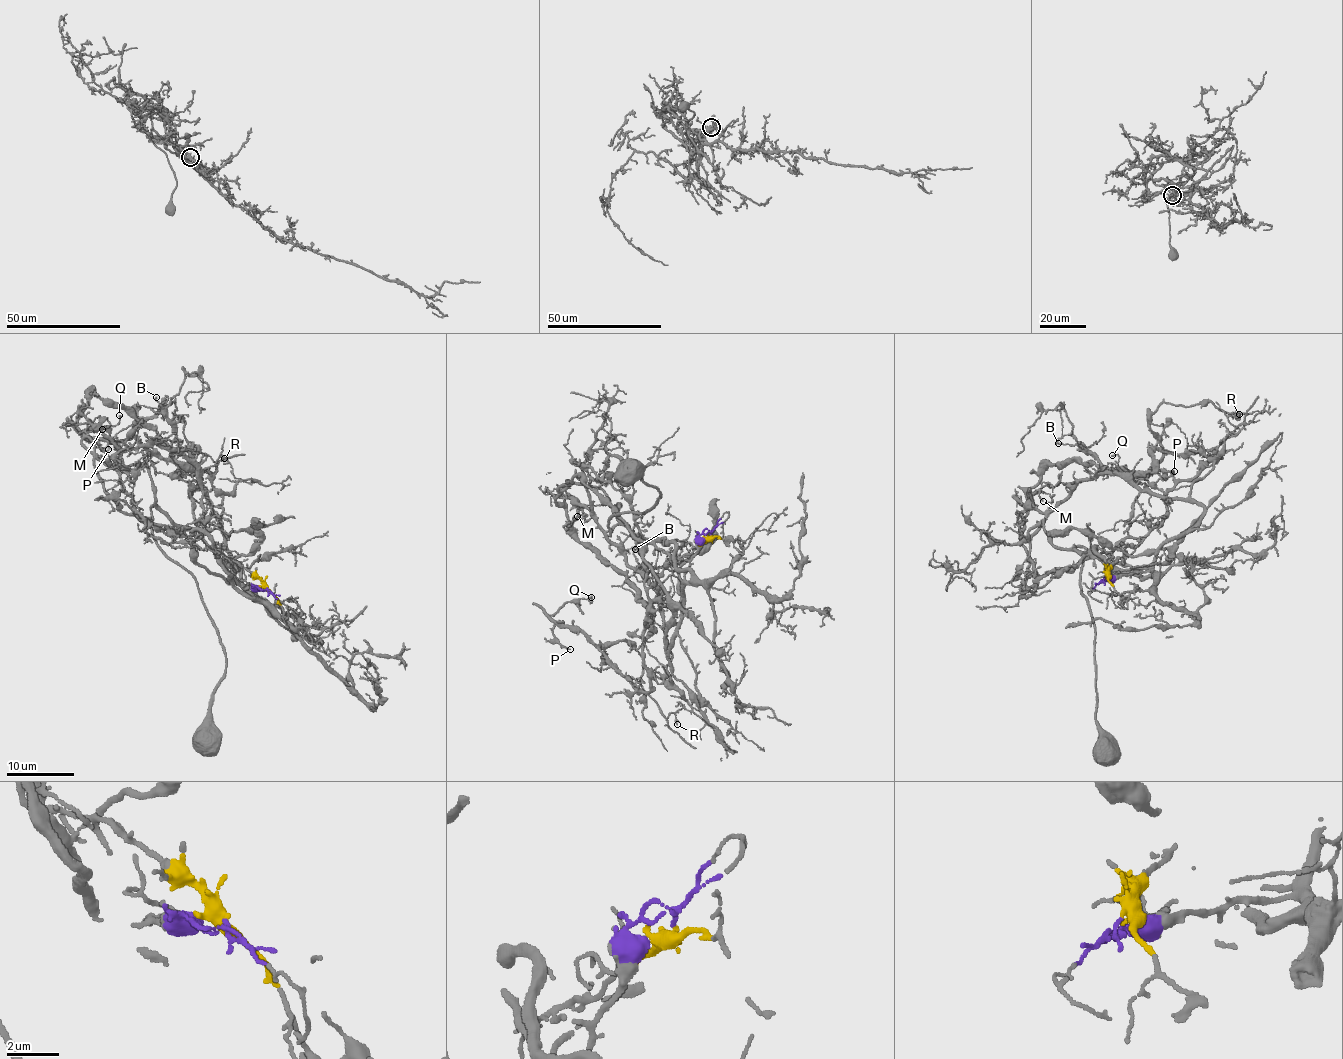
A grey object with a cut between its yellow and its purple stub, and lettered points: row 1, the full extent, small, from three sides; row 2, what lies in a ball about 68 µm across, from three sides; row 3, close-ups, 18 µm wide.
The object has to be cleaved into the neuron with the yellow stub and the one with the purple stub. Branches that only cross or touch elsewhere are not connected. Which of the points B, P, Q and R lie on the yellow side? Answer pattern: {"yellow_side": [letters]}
{"yellow_side": ["P", "Q", "R"]}

